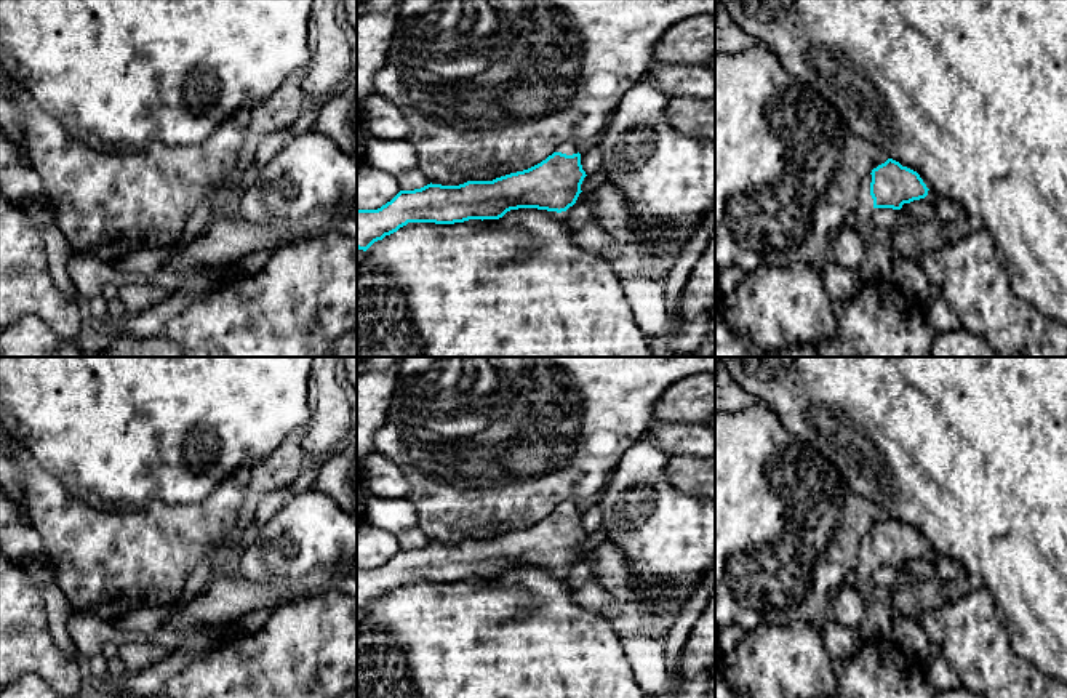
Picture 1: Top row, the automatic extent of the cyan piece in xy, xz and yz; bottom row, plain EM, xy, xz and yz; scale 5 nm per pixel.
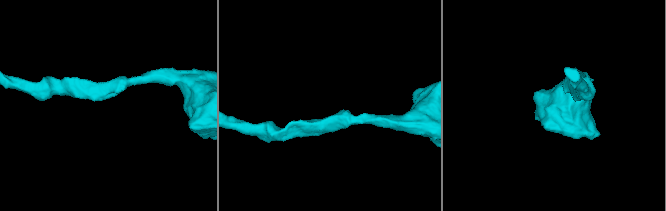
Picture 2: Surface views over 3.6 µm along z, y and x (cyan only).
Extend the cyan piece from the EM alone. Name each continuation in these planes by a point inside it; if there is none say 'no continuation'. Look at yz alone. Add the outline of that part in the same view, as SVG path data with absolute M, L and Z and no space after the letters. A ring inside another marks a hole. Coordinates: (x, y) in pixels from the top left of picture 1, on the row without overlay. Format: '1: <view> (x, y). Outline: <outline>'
1: yz (863, 575). Outline: M872 533L864 535L859 546L859 560L854 570L853 581L861 591L872 592L872 573L873 573L873 557L870 554Z

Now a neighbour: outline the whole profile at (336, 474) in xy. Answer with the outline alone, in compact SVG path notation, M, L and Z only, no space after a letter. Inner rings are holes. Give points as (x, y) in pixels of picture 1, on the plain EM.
M357 435L317 463L312 487L328 495L344 512L357 515Z

